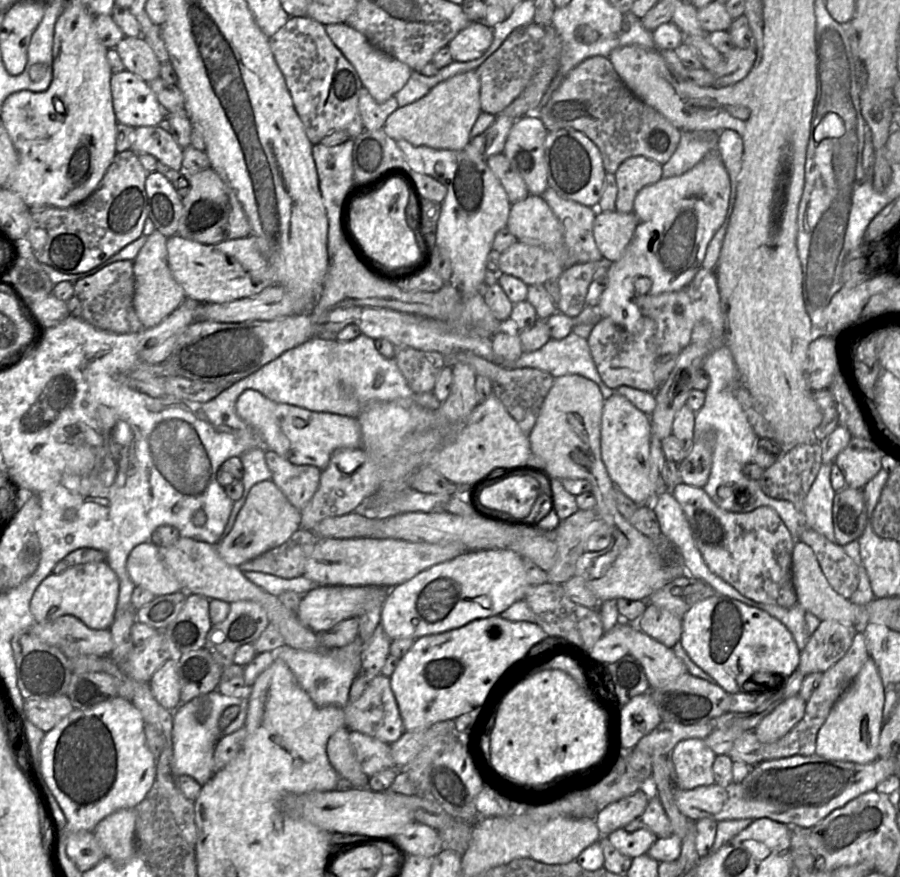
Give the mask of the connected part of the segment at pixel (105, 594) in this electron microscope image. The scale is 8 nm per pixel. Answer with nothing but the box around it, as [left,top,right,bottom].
[30,561,119,630]

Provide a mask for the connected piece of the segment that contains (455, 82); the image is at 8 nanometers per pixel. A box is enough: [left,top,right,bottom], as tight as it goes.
[383,70,481,151]

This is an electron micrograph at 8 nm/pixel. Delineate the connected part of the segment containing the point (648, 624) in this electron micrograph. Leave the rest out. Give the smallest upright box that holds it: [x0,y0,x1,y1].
[637,603,682,648]

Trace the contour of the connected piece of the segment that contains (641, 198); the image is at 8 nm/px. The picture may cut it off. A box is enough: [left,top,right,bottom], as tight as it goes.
[595,152,731,334]

